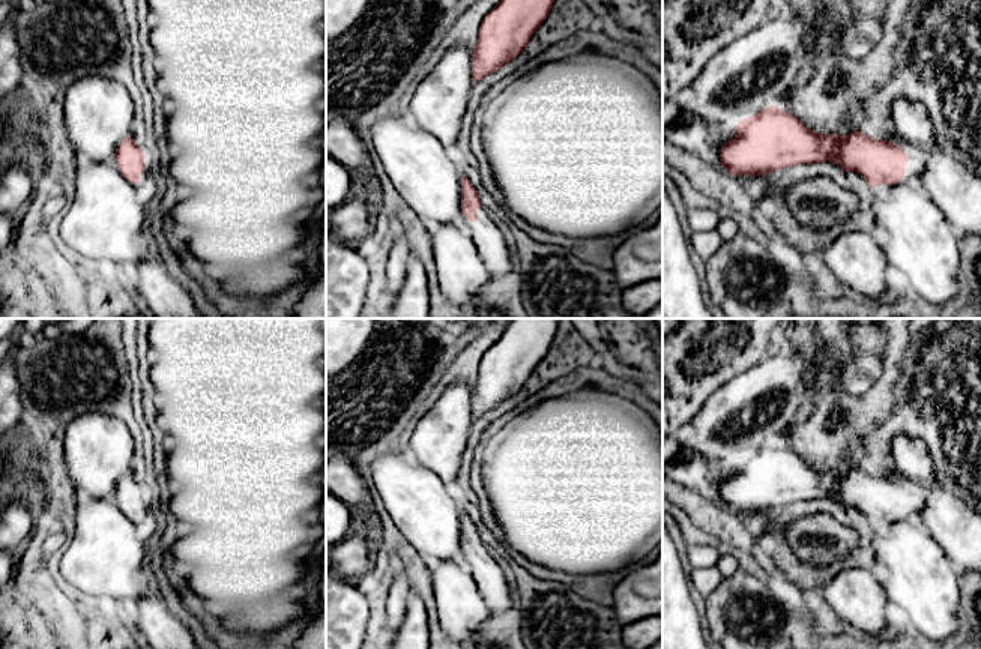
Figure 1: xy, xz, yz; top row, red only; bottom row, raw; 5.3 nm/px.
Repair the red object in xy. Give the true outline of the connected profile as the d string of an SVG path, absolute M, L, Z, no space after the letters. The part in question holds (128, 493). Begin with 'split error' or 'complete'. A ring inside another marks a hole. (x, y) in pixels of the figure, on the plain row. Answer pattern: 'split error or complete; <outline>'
split error; M131 472L120 478L111 496L111 502L132 521L138 535L146 541L150 524L149 506L144 500L141 484Z

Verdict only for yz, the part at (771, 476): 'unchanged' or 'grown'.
grown

